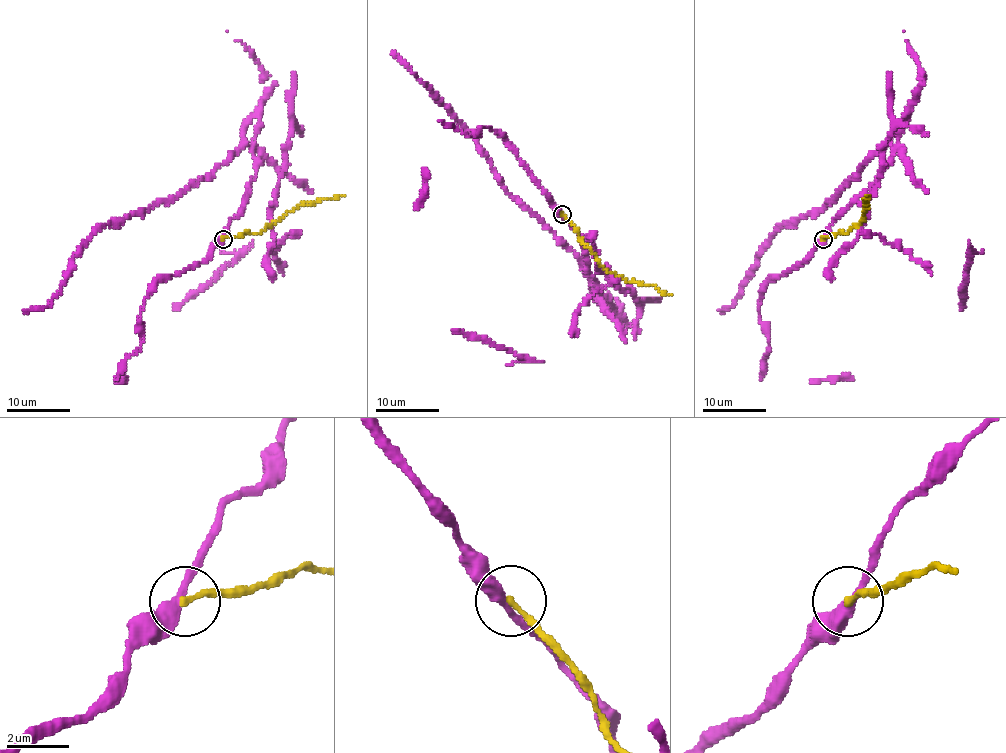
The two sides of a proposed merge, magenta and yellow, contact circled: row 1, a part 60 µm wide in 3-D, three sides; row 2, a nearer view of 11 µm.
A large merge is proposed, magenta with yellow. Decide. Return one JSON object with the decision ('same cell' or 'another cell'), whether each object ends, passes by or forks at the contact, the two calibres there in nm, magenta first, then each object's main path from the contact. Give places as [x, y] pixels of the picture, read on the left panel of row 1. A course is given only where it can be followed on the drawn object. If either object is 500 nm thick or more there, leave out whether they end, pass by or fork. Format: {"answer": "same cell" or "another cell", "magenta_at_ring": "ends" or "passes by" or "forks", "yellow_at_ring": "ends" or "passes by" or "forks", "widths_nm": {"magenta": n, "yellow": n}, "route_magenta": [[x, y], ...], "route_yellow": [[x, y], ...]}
{"answer": "another cell", "magenta_at_ring": "passes by", "yellow_at_ring": "ends", "widths_nm": {"magenta": 340, "yellow": 180}, "route_magenta": [[222, 239], [254, 174], [258, 112], [230, 157], [174, 196], [105, 223], [74, 257], [61, 293], [22, 309]], "route_yellow": [[223, 239], [246, 233], [258, 234], [300, 204], [344, 195]]}

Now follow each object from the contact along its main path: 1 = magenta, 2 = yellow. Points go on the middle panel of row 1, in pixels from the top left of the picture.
1: (561, 215), (579, 235), (608, 307), (593, 292), (581, 257), (507, 191), (474, 137), (391, 51)
2: (562, 215), (604, 269), (629, 281), (655, 286), (671, 295)

